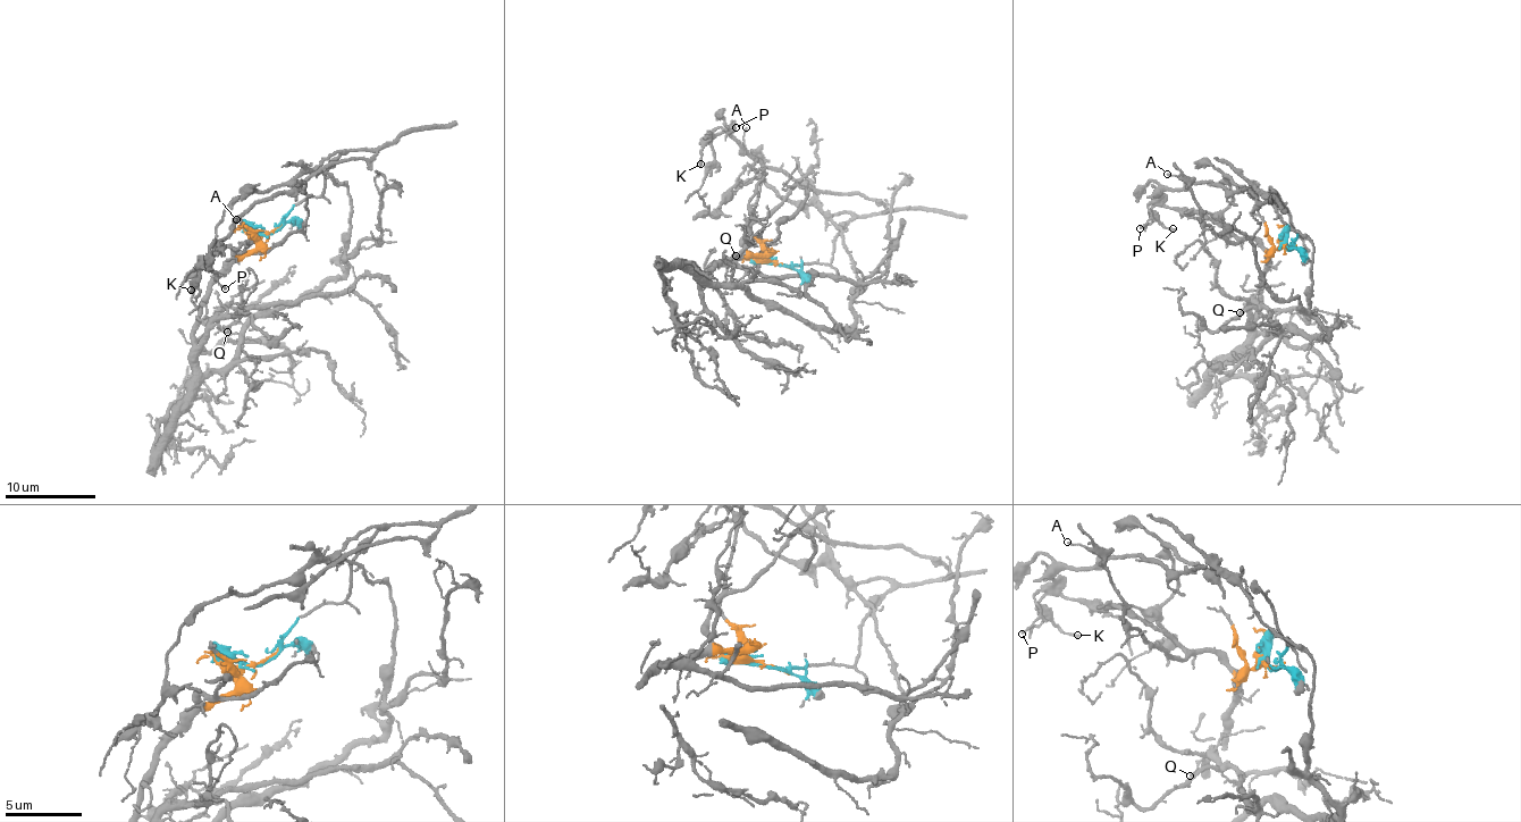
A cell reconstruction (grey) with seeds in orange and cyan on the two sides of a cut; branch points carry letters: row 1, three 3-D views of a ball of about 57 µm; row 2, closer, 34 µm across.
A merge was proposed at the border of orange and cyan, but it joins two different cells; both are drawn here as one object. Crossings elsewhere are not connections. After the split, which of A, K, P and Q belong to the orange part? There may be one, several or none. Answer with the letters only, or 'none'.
Q

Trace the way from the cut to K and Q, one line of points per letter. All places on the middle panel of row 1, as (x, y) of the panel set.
K: (774, 263), (829, 263), (843, 227), (887, 208), (771, 170), (724, 131), (708, 137), (699, 165)
Q: (774, 263), (765, 254), (751, 256), (724, 262), (700, 277), (734, 256)

